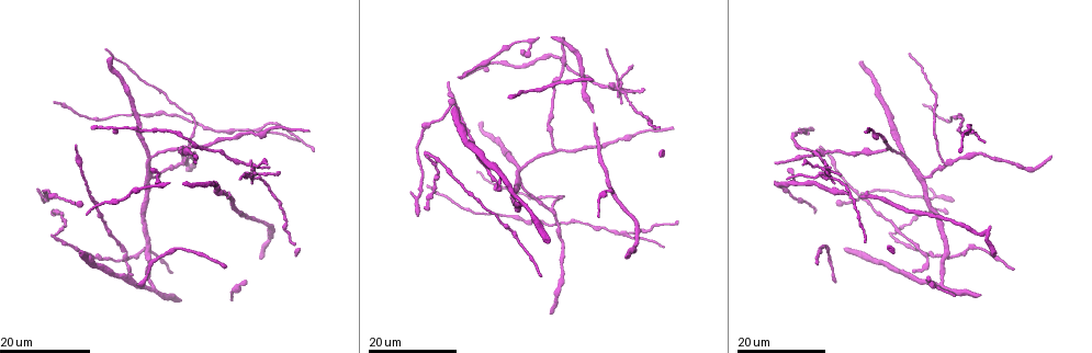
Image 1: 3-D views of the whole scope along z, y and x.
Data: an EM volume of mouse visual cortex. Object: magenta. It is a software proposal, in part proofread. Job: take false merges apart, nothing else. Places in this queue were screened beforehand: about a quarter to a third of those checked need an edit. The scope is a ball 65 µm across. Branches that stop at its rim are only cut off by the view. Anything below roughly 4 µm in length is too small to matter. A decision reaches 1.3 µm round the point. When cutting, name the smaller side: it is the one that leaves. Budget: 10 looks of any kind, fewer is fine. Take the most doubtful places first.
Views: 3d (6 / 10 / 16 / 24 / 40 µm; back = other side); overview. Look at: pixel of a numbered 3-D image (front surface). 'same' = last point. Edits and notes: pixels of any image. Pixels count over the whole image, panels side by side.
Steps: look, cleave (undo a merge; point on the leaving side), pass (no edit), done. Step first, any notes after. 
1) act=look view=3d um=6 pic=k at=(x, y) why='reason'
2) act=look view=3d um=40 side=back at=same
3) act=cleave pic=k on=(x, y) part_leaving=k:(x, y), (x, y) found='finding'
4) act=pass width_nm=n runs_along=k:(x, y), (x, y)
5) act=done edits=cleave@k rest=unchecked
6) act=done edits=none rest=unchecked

act=look view=3d um=16 pic=1 at=(921, 175)

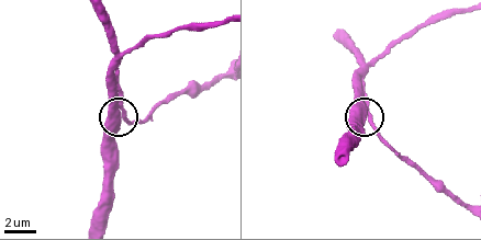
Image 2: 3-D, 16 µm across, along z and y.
act=look view=3d um=6 pic=2 at=(125, 120)

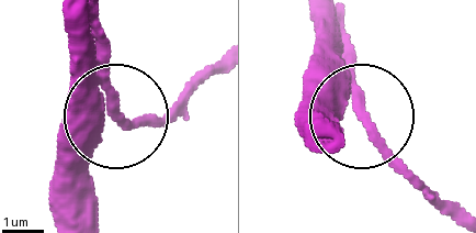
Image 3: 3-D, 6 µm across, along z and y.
act=pass found='one neuron here'

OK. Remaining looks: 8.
act=look view=3d um=16 pic=1 at=(971, 132) why='thin arm on a thick one'

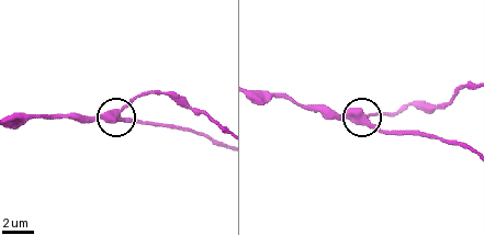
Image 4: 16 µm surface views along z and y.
act=look view=3d um=6 pic=4 at=(118, 110)

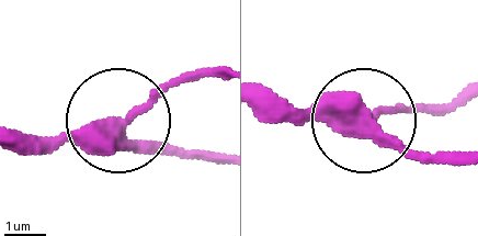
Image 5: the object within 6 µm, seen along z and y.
act=pass arms=3 found='continuous, no second neuron'

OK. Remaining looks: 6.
act=look view=3d um=16 pic=1 at=(948, 164) why='a fork'

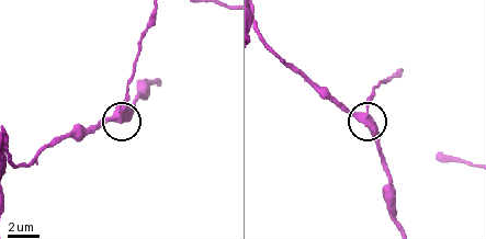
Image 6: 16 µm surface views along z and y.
act=look view=3d um=6 pic=6 at=(367, 110)

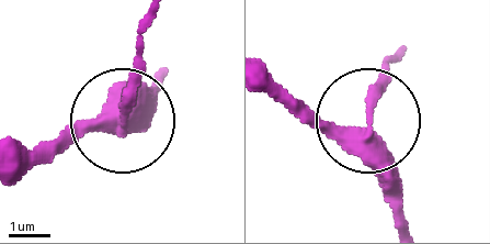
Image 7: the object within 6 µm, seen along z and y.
act=cleave pic=7 on=(129, 84) arms=3 part_leaving=7:(126, 130), (144, 18) found='two neurons meet here'

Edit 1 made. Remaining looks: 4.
act=look view=overview

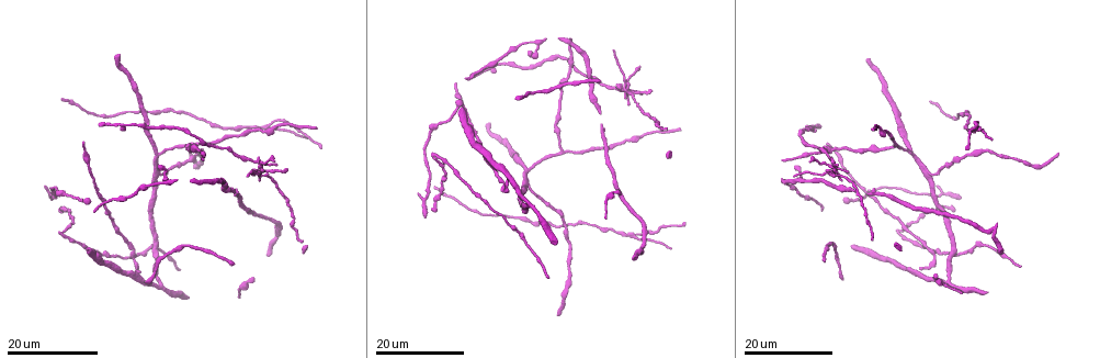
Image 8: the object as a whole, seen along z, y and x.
act=look view=3d um=24 pic=8 at=(577, 69) why='three arms meet'

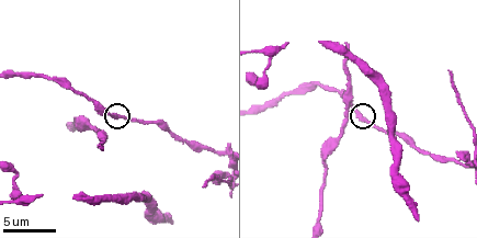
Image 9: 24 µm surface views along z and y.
act=look view=3d um=6 pic=9 at=(359, 111)

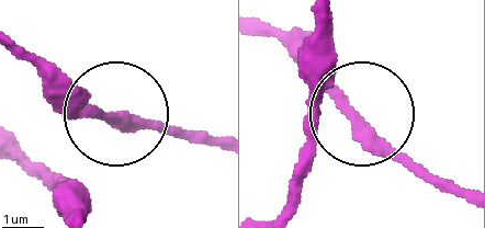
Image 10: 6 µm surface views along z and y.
act=look view=3d um=6 side=back pic=10 at=(357, 122)

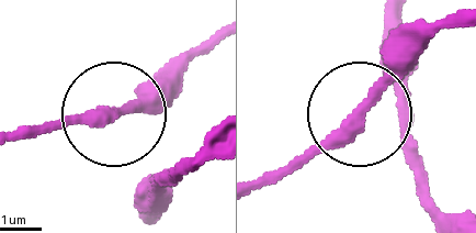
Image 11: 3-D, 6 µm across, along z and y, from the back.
act=pass arms=3 runs_along=11:(440, 212), (405, 118), (363, 110), (446, 26) found='all the same neuron'

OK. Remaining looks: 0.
act=done edits=cleave@7 rest=unchecked

